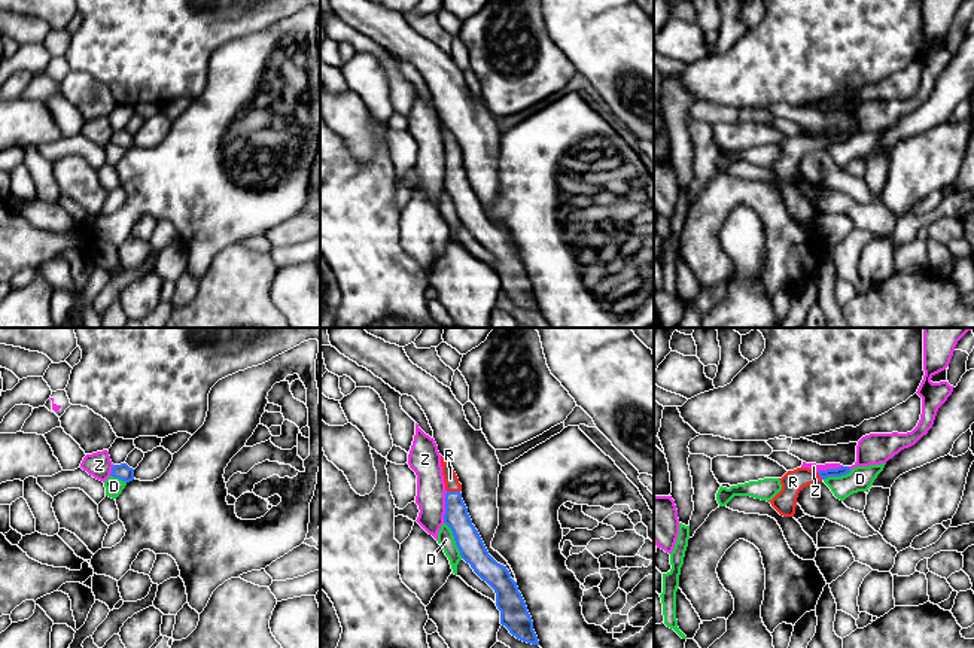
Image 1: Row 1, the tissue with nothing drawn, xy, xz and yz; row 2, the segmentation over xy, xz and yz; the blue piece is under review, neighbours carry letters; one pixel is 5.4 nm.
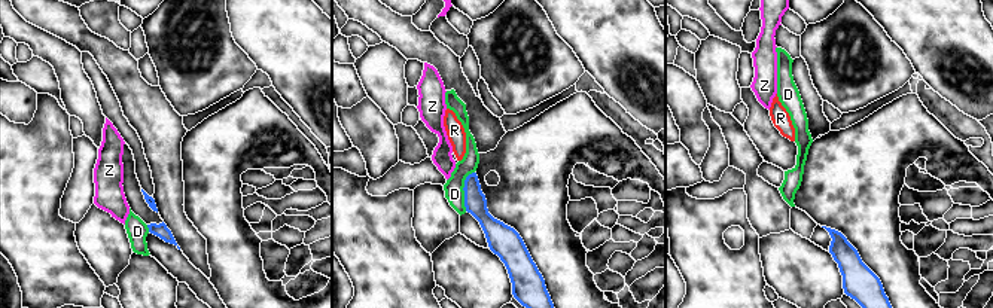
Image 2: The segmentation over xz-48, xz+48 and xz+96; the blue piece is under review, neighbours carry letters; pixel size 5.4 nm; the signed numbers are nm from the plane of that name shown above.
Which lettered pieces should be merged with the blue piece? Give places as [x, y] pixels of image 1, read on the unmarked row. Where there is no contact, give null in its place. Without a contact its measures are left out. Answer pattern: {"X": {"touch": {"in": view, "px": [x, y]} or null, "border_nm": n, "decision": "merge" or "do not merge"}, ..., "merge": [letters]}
{"D": {"touch": {"in": "xz", "px": [454, 206]}, "border_nm": 220, "decision": "do not merge"}, "R": {"touch": {"in": "xz", "px": [453, 158]}, "border_nm": 70, "decision": "merge"}, "Z": {"touch": {"in": "xz", "px": [446, 173]}, "border_nm": 170, "decision": "do not merge"}, "merge": ["R"]}

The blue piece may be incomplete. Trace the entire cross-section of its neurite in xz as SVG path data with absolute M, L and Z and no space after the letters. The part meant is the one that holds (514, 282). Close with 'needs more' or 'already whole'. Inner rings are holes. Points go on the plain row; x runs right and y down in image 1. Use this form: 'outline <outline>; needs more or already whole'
outline M442 122L441 133L447 156L444 189L451 195L462 225L494 256L496 273L500 277L500 290L517 305L539 311L532 283L517 249L511 244L506 232L497 229L488 220L462 165L462 150L453 133Z; needs more

